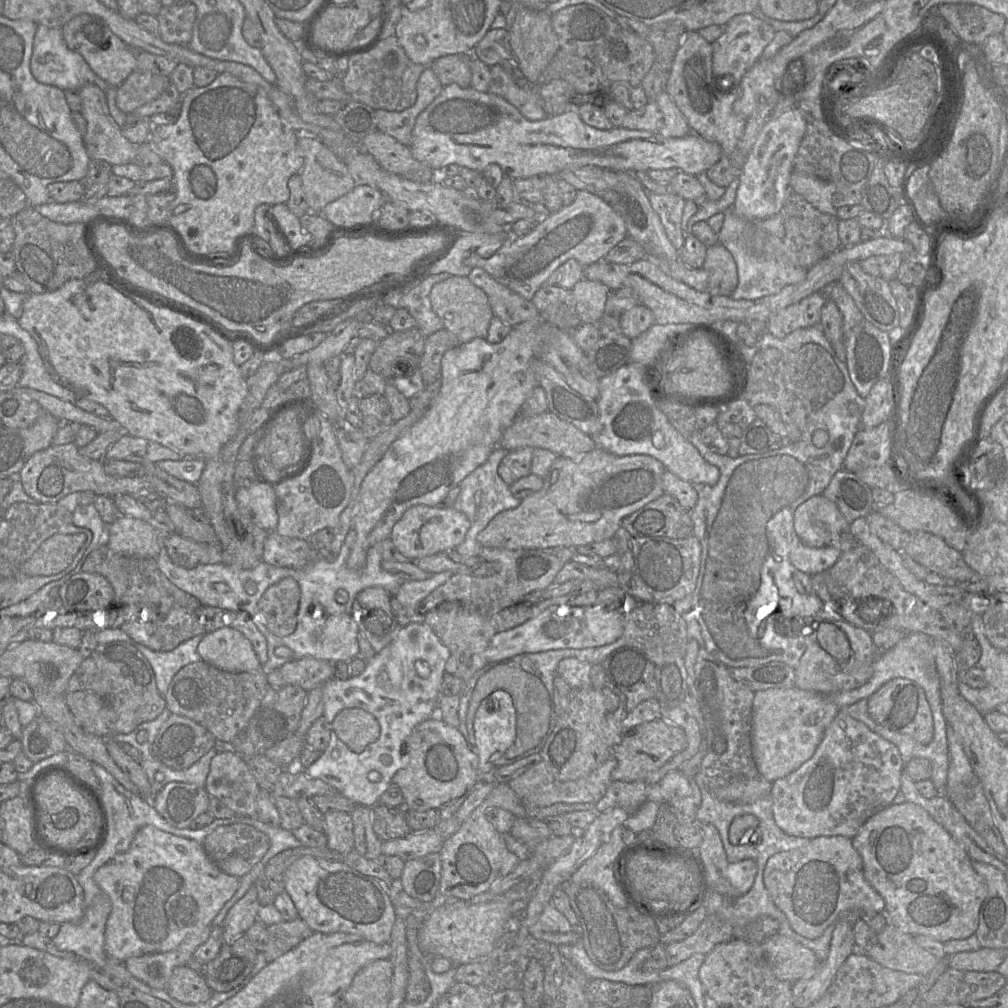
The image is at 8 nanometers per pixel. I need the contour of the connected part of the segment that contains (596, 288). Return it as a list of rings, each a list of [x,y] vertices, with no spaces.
[[[582,279],[571,289],[576,299],[576,311],[582,324],[597,324],[605,314],[609,292],[607,286],[598,281]]]

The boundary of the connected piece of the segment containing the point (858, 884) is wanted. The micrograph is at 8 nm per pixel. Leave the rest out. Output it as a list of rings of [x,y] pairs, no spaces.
[[[820,836],[813,838],[799,849],[776,853],[764,869],[765,887],[774,904],[784,913],[791,928],[799,935],[816,939],[824,930],[851,912],[885,913],[885,901],[867,882],[863,861],[853,846],[852,839],[844,836]]]

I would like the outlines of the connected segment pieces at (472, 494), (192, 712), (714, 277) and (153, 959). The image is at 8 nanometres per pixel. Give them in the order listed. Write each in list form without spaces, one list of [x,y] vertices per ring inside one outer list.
[[[497,446],[493,449],[485,462],[468,474],[459,484],[460,492],[452,508],[464,513],[470,522],[470,527],[465,535],[465,540],[455,550],[463,556],[478,556],[482,545],[477,541],[477,535],[500,512],[516,508],[520,501],[511,493],[506,484],[498,475],[498,465],[507,454],[507,450]]]
[[[203,660],[182,667],[173,677],[165,694],[166,708],[173,714],[188,717],[203,725],[216,740],[232,742],[236,734],[245,730],[268,690],[267,675],[261,670],[250,672],[227,672]]]
[[[717,243],[707,247],[707,254],[701,268],[691,269],[679,258],[667,260],[654,256],[646,257],[662,272],[688,287],[711,295],[730,296],[738,284],[737,267],[730,252]]]
[[[212,927],[184,939],[175,949],[165,953],[146,954],[128,958],[124,963],[127,970],[148,986],[165,990],[174,970],[187,966],[195,950],[209,937]]]

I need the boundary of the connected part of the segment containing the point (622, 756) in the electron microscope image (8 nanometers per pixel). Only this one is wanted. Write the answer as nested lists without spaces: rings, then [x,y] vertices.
[[[662,718],[624,730],[621,743],[613,751],[612,757],[617,760],[617,766],[612,771],[612,780],[623,782],[645,781],[649,773],[662,767],[677,753],[684,750],[686,745],[684,730]]]

